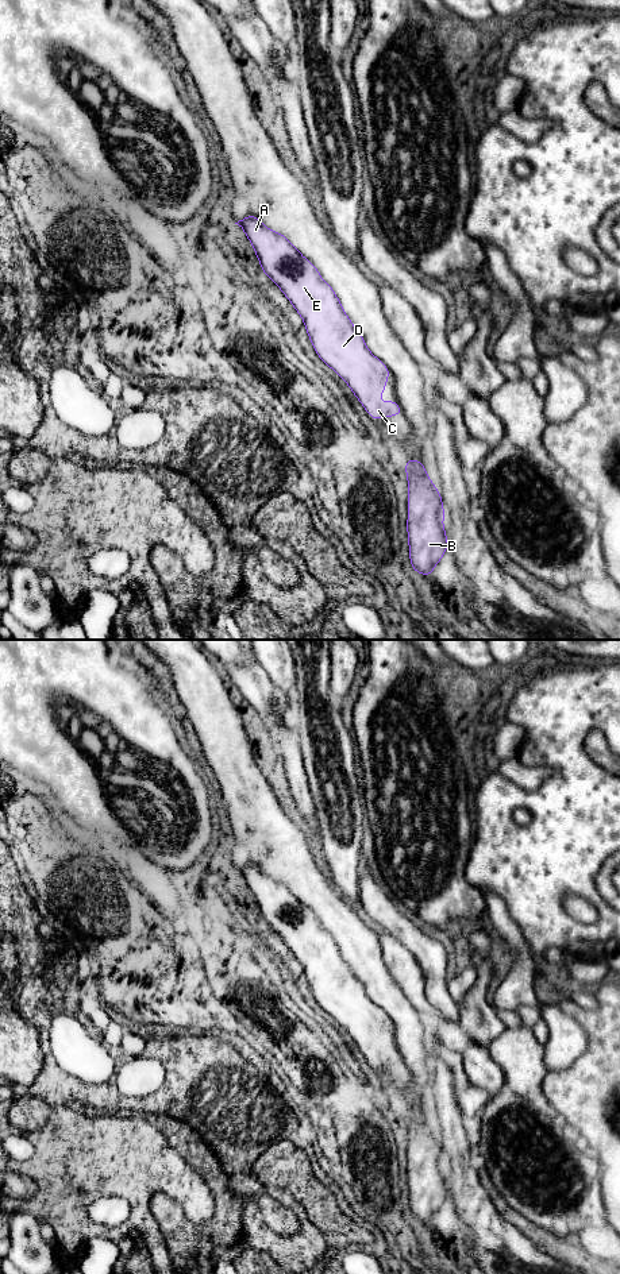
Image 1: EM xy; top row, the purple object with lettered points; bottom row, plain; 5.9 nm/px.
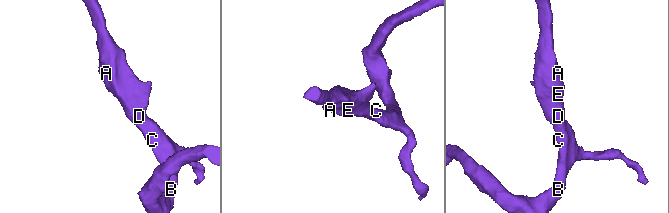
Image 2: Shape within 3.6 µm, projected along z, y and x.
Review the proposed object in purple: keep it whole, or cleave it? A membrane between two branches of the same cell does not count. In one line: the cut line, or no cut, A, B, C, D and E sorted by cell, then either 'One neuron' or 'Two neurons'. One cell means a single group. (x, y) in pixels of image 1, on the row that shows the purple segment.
No split. Groups: A B C D E. One neuron

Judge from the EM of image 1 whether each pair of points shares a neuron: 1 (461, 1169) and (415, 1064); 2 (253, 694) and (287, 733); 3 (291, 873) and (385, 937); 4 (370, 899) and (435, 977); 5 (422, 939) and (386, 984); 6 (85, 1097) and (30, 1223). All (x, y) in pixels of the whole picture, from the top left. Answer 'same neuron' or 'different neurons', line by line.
1: different neurons
2: same neuron
3: different neurons
4: same neuron
5: different neurons
6: different neurons

